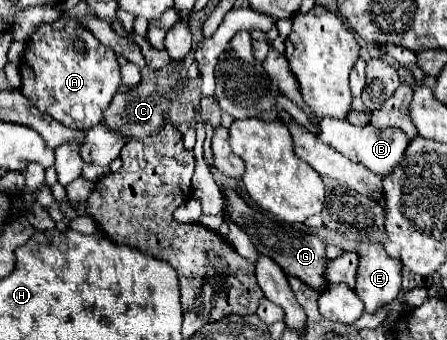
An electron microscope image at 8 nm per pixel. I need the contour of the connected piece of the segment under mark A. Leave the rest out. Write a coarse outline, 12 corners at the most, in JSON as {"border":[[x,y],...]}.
{"border":[[74,17],[42,23],[22,95],[66,127],[96,127],[120,65]]}

